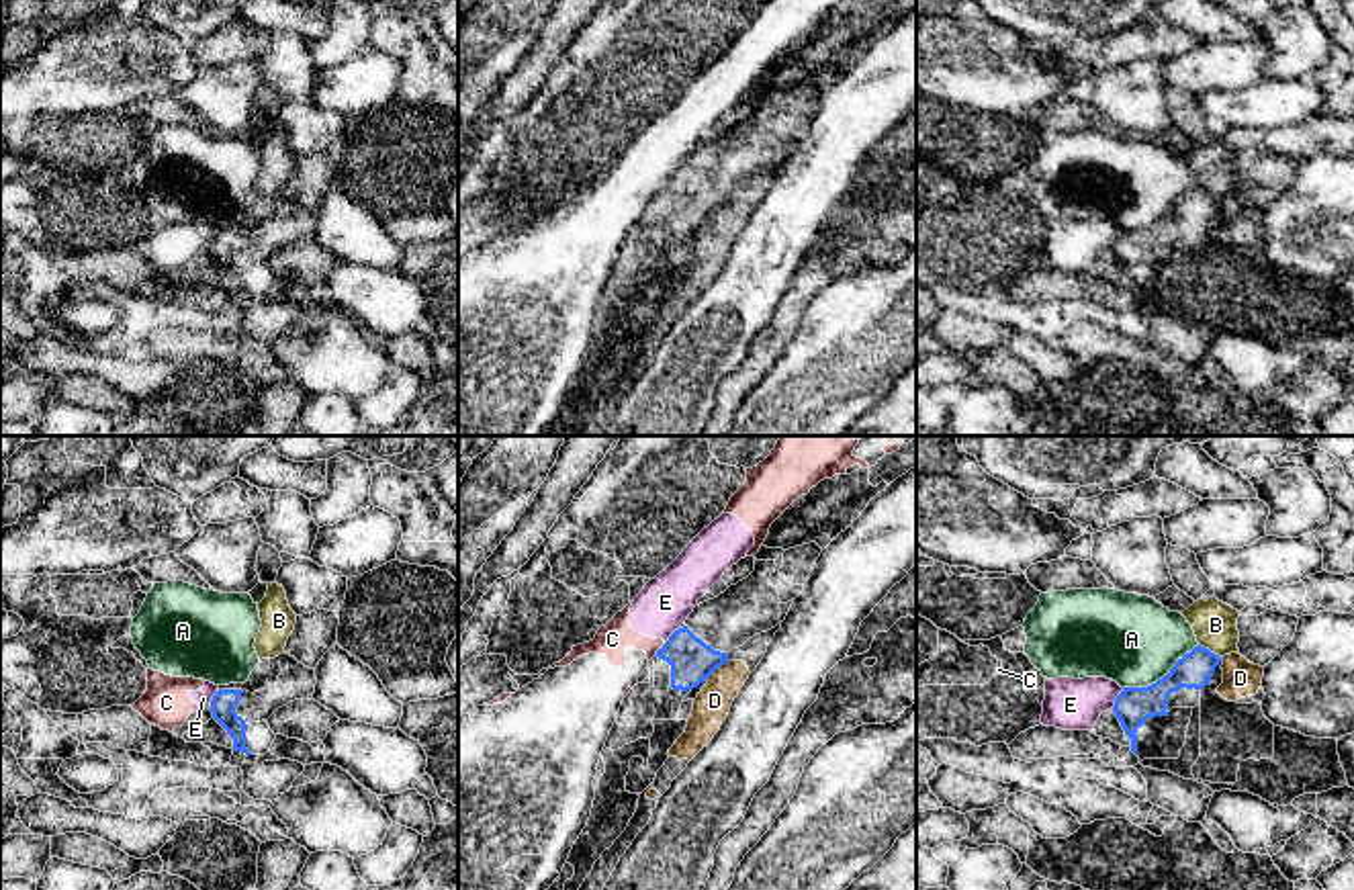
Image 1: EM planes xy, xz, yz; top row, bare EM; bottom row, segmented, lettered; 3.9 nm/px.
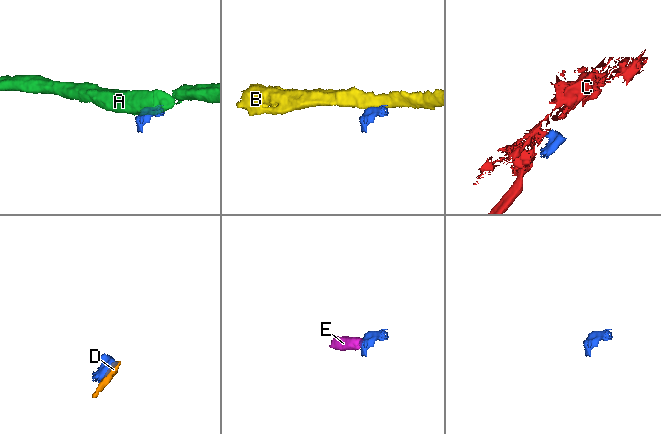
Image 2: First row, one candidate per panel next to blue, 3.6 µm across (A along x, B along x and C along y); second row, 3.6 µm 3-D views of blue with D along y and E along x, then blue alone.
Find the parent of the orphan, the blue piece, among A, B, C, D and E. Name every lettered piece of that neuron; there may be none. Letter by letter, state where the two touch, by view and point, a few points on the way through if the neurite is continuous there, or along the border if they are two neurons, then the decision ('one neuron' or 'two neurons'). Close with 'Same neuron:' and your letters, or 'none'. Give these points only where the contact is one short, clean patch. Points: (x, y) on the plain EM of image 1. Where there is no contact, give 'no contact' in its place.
A: contact yz (1164, 217); two neurons
B: contact yz (1207, 191); border yz (1199, 185), (1220, 199); two neurons
C: contact xz (659, 191); border xz (665, 185), (653, 197); two neurons
D: contact xz (716, 209); border xz (729, 203), (706, 219); two neurons
E: contact yz (1117, 240); border yz (1123, 230), (1111, 250); two neurons
Same neuron: none

